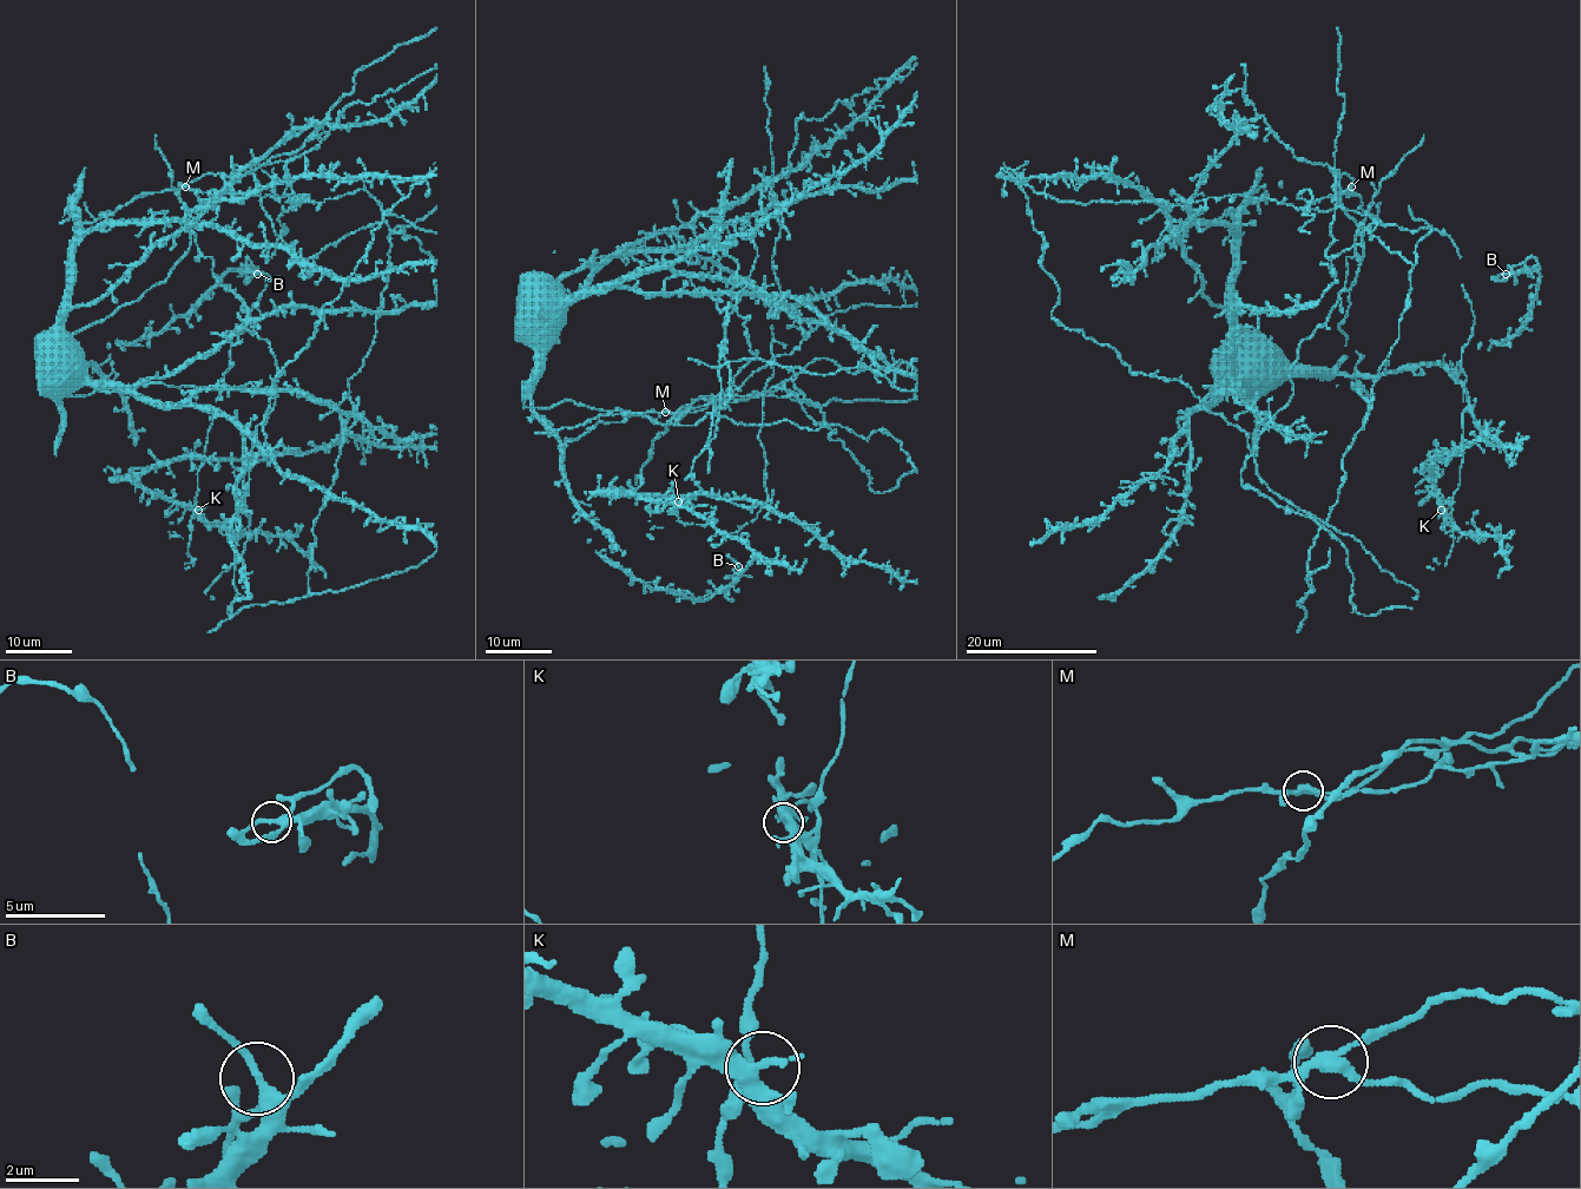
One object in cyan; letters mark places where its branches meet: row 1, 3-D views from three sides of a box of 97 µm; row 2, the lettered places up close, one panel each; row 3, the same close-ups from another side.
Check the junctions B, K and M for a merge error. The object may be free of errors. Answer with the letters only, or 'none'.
M

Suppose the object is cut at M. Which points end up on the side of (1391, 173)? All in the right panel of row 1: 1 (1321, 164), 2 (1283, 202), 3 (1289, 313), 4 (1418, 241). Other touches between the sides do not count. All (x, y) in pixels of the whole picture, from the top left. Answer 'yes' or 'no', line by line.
1: no
2: no
3: no
4: no

